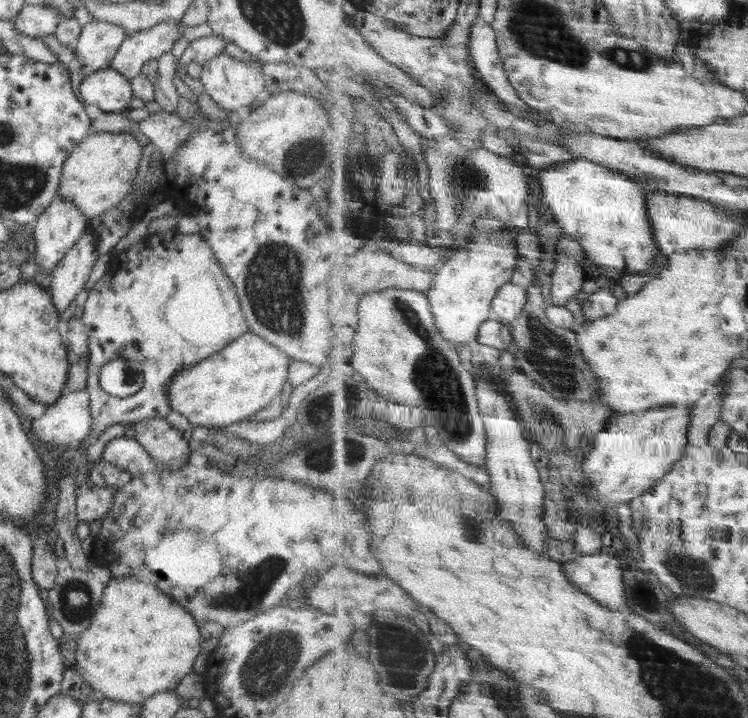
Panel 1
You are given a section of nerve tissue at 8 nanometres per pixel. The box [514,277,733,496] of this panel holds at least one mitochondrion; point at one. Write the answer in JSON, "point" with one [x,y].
{"point":[550,355]}

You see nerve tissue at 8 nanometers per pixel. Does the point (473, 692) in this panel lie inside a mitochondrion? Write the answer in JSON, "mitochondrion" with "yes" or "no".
{"mitochondrion":"no"}

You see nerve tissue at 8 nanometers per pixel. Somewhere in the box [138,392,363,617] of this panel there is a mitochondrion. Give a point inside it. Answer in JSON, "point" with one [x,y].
{"point":[257,581]}

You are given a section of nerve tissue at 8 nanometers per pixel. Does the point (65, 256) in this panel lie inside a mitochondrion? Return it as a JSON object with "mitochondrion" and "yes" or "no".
{"mitochondrion":"no"}

